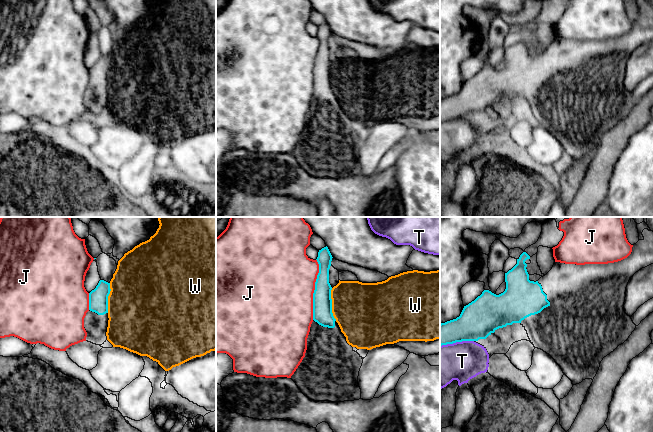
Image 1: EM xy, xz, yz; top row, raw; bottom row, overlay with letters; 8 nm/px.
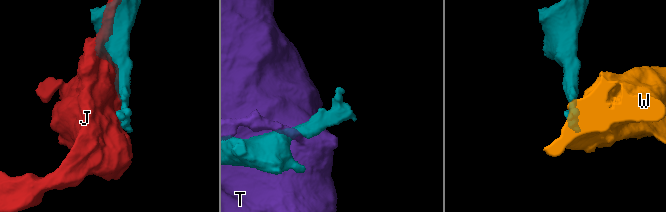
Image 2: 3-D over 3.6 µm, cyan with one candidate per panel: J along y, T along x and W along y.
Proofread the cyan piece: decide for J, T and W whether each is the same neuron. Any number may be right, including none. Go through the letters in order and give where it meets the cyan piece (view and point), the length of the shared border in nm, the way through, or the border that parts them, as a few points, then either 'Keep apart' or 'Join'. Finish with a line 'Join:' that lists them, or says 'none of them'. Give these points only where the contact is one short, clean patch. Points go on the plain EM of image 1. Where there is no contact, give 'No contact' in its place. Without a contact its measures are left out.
J: Touches cyan at xz (315, 65). Shared border 480 nm. Keep apart
T: Touches cyan at yz (456, 117). Shared border 280 nm. Keep apart
W: Touches cyan at xz (331, 80). Shared border 260 nm. Boundary: xz (331, 64), (331, 88), (336, 96). Keep apart
Join: none of them

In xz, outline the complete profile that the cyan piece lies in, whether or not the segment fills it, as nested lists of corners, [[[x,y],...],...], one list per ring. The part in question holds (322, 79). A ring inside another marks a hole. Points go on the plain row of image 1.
[[[328,23],[318,28],[319,49],[313,69],[313,98],[307,114],[307,126],[302,138],[291,152],[301,168],[314,177],[344,178],[361,175],[358,160],[362,133],[353,126],[332,89],[332,63],[329,59],[329,45],[332,31]]]

